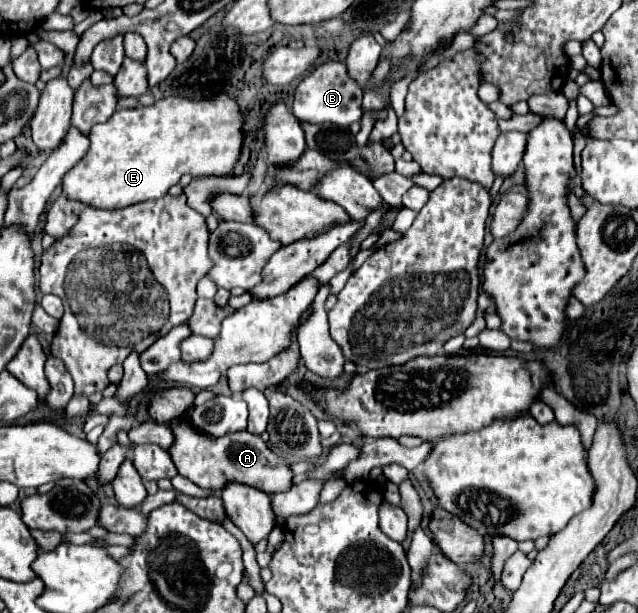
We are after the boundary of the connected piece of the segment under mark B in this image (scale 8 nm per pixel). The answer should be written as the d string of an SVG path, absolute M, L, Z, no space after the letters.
M327 59L325 63L313 67L297 85L293 99L293 113L299 121L307 123L333 123L341 127L349 127L351 123L361 119L361 99L363 89L349 79L347 67L341 61Z

